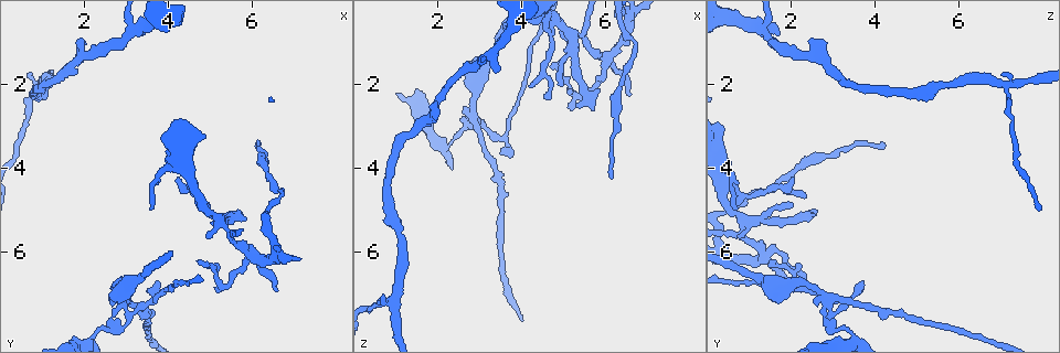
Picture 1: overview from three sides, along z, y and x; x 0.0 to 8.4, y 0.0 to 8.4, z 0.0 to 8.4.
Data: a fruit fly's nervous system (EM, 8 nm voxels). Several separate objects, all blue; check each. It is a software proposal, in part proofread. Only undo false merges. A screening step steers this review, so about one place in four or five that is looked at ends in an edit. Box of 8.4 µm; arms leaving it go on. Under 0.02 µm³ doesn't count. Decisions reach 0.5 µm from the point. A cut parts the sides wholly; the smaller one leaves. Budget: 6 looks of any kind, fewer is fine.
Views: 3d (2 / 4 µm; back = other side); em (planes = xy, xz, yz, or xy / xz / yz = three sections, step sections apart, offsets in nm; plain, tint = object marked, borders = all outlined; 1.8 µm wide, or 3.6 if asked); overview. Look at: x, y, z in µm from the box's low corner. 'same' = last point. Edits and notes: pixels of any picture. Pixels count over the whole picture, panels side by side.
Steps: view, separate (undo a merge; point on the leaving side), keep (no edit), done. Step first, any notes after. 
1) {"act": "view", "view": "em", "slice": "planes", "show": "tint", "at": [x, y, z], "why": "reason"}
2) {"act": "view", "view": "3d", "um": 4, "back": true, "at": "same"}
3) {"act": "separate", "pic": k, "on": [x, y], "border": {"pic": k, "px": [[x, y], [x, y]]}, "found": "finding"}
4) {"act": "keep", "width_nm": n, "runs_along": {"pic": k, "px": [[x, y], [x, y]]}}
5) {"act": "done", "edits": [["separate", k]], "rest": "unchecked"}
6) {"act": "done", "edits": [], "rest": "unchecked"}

{"act": "view", "view": "3d", "um": 2, "back": true, "at": [2.90, 7.10, 2.80], "why": "four or more arms meet"}

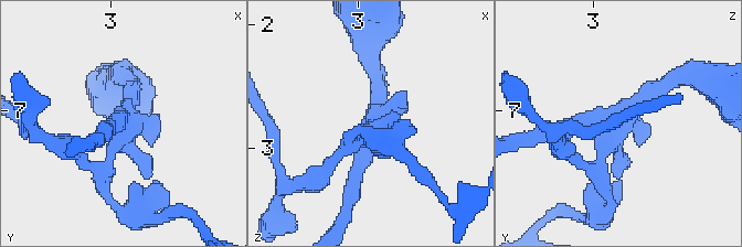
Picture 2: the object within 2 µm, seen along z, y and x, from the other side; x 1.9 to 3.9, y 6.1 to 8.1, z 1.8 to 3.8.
{"act": "view", "view": "em", "slice": "planes", "show": "tint", "at": [2.84, 7.06, 2.80], "arms": 4}

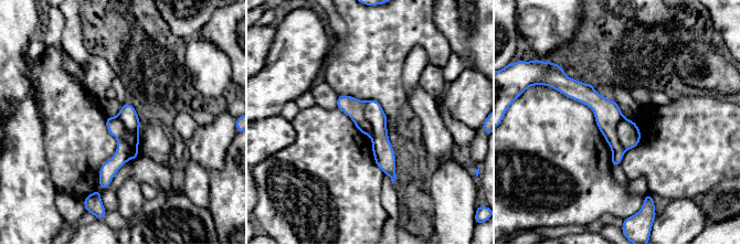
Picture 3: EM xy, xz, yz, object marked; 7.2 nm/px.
{"act": "separate", "pic": 3, "on": [352, 107], "part_leaving": {"pic": 3, "px": [[109, 119], [133, 142], [133, 156]]}, "found": "a second neuron is stuck on"}

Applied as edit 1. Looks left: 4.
{"act": "view", "view": "em", "slice": "planes", "show": "tint", "at": [6.45, 6.10, 0.70], "why": "two arms in line, one across"}

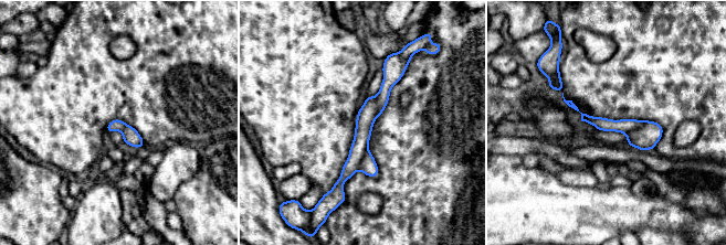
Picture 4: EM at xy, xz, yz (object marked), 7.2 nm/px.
{"act": "separate", "pic": 4, "on": [366, 117], "border": {"pic": 4, "px": [[377, 95], [375, 117]]}, "found": "two neurons meet here"}

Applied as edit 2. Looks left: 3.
{"act": "view", "view": "overview"}

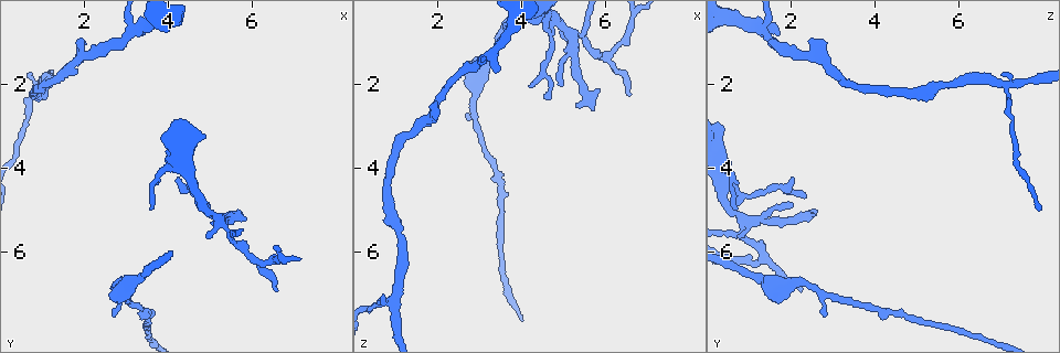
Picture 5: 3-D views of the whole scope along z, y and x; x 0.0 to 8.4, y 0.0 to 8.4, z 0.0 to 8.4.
{"act": "view", "view": "em", "slice": "planes", "show": "tint", "at": [3.20, 0.70, 1.40], "why": "sudden change in width"}

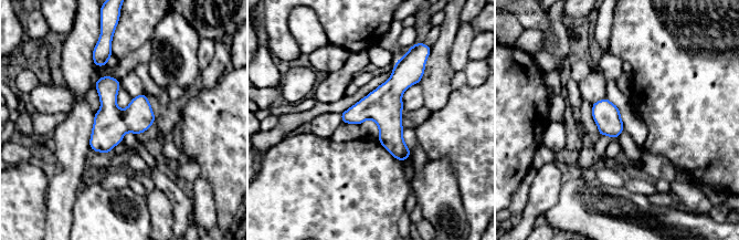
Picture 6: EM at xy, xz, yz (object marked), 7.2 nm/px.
{"act": "keep", "width_nm": 200, "runs_along": {"pic": 6, "px": [[405, 61], [391, 91], [400, 157]]}, "found": "one neuron here"}

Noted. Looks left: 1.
{"act": "done", "edits": [["separate", 3], ["separate", 4]], "rest": "unchecked"}

